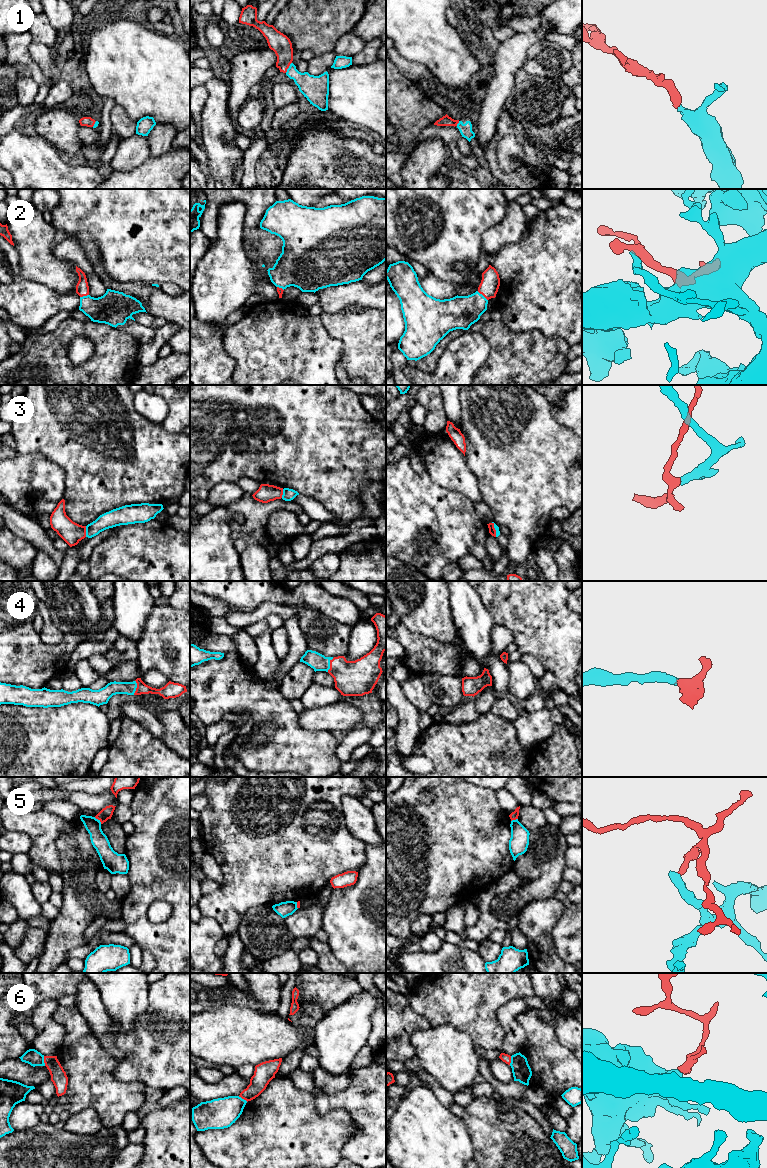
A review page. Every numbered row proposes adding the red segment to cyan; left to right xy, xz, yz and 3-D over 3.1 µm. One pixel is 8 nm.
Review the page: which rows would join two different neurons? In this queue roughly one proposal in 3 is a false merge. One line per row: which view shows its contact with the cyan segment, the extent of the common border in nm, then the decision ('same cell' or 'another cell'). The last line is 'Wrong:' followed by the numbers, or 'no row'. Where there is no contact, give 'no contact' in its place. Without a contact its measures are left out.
1: meets cyan in xz; contact 100 nm long; same cell
2: meets cyan in yz; contact 120 nm long; same cell
3: meets cyan in xy; contact 90 nm long; another cell
4: meets cyan in xz; contact 120 nm long; same cell
5: meets cyan in xy; contact 80 nm long; another cell
6: meets cyan in xy; contact 80 nm long; another cell
Wrong: 3, 5, 6

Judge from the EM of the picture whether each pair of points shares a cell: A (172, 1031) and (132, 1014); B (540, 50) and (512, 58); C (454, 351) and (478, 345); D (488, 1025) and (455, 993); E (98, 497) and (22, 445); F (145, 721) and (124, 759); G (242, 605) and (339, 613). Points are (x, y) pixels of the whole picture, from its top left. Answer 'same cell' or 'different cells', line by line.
A: different cells
B: different cells
C: same cell
D: same cell
E: same cell
F: different cells
G: same cell

